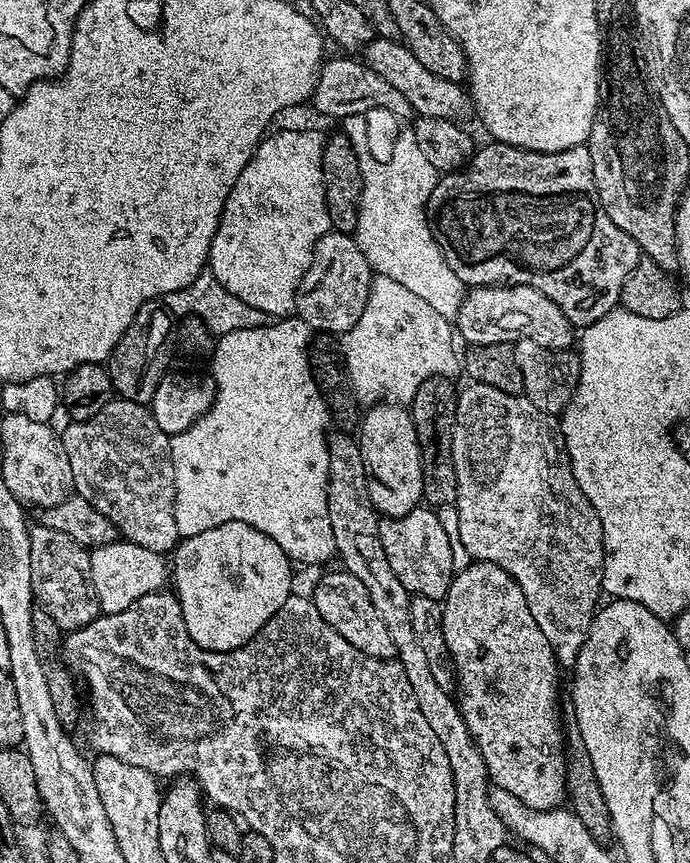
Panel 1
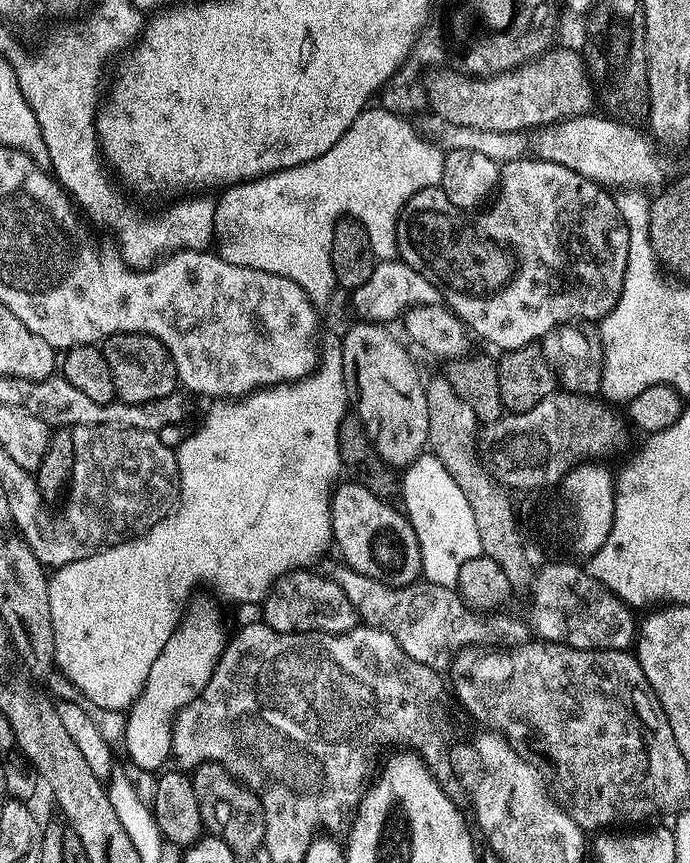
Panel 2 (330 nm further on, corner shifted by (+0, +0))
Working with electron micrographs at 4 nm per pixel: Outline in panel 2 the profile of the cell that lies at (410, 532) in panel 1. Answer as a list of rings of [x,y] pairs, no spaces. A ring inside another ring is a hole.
[[[355,482],[347,483],[344,485],[341,483],[331,494],[332,538],[335,547],[340,547],[340,552],[344,555],[341,556],[343,563],[366,578],[374,578],[383,584],[392,584],[396,588],[417,583],[421,575],[419,540],[408,517],[399,507],[391,508],[393,506],[391,503],[370,494],[366,486]]]

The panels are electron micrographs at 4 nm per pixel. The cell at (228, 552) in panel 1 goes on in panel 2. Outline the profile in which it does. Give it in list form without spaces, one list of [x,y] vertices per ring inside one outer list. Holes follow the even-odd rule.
[[[214,617],[188,618],[166,646],[162,646],[162,654],[154,658],[154,666],[150,666],[150,674],[144,679],[144,689],[127,709],[128,721],[124,724],[124,748],[142,771],[155,773],[167,765],[164,763],[172,756],[172,725],[176,715],[202,694],[224,652],[225,643],[226,635]]]

